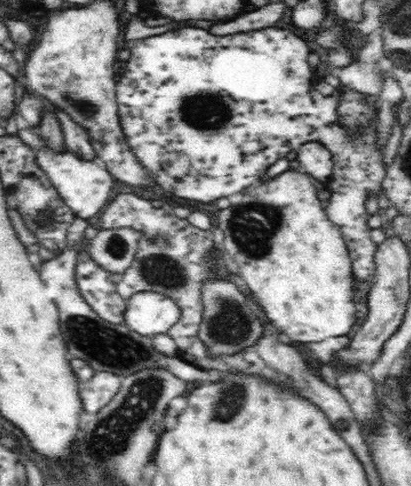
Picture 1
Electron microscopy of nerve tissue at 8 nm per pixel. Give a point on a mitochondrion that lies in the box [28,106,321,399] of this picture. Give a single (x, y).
(103, 345)

